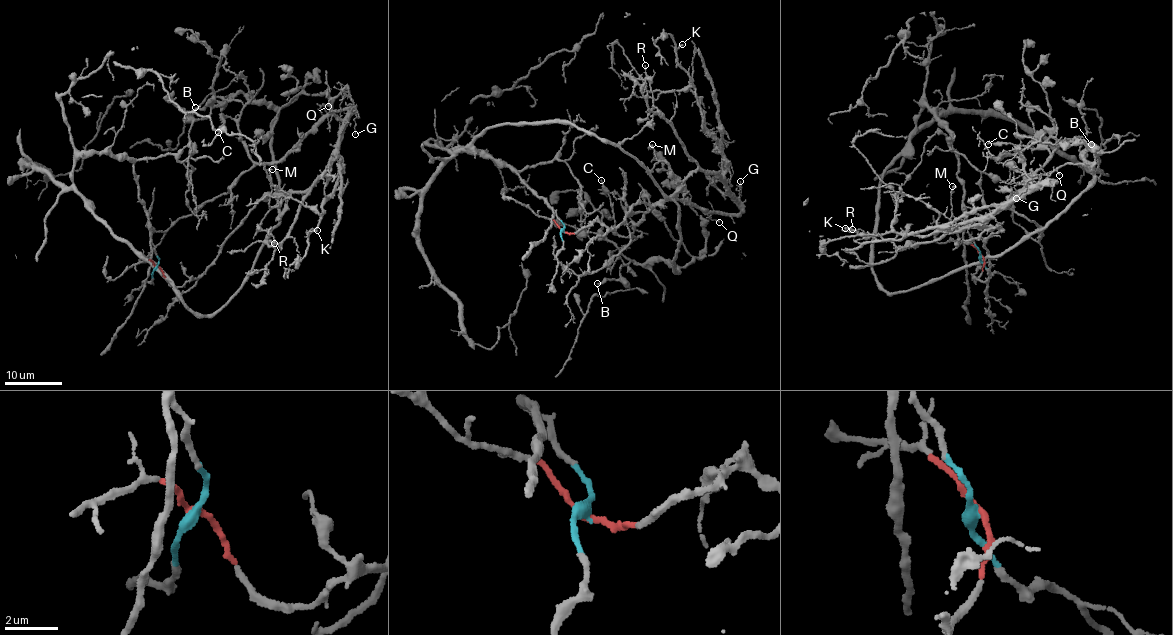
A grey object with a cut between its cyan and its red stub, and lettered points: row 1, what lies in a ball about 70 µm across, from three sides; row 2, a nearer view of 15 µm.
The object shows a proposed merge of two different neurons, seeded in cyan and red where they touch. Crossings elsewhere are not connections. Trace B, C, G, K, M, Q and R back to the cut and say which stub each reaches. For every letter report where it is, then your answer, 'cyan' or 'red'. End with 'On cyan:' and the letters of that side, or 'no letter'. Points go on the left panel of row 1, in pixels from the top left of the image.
B: (195, 107) | cyan
C: (218, 132) | red
G: (355, 134) | red
K: (317, 230) | red
M: (272, 169) | red
Q: (328, 106) | red
R: (274, 243) | red
On cyan: B

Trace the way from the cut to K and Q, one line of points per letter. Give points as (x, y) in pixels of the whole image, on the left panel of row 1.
K: (156, 266), (172, 286), (200, 278), (260, 200), (309, 189), (336, 155), (335, 186), (307, 233), (317, 230)
Q: (156, 266), (172, 286), (200, 278), (260, 200), (309, 189), (351, 112), (320, 110), (329, 106)

